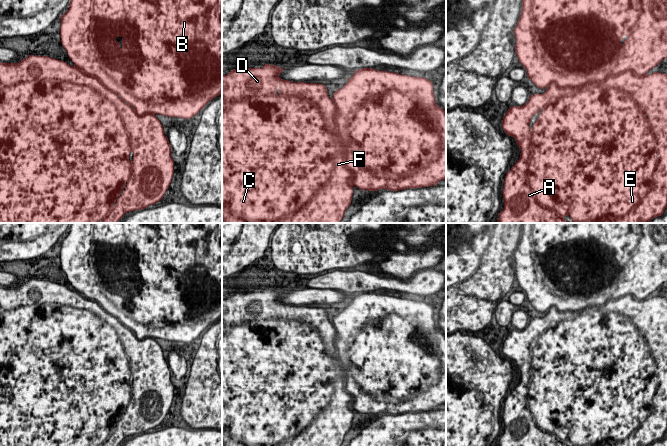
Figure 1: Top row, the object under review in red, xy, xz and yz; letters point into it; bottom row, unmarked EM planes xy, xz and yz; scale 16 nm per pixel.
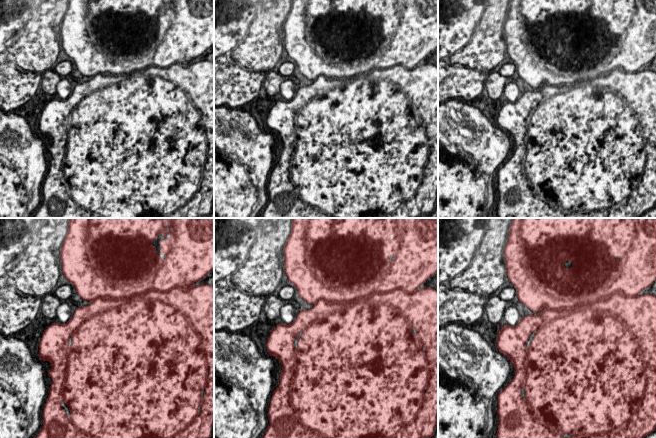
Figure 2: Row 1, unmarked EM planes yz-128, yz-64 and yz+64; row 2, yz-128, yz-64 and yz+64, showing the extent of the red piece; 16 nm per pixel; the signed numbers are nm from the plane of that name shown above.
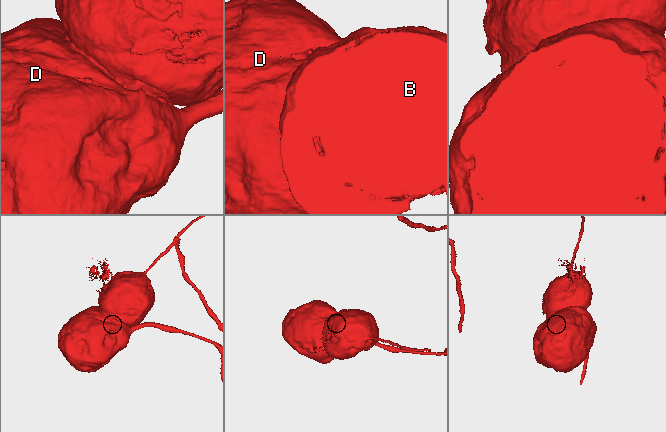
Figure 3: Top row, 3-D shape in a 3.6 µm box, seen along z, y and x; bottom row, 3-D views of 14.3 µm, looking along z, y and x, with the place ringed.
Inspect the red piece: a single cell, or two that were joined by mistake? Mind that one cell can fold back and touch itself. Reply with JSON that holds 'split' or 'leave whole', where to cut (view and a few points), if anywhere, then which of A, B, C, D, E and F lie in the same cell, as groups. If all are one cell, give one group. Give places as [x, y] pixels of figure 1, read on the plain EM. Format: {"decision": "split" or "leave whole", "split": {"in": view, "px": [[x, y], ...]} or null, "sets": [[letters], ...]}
{"decision": "split", "split": {"in": "yz", "px": [[645, 298], [622, 296], [609, 312], [592, 310], [547, 328]]}, "sets": [["A", "C", "D", "E", "F"], ["B"]]}

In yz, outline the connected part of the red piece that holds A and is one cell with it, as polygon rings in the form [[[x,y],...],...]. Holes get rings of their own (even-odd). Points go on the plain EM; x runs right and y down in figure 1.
[[[631,296],[613,302],[613,311],[603,314],[600,310],[578,315],[571,320],[561,320],[554,328],[549,328],[552,318],[570,317],[571,313],[560,313],[551,307],[543,318],[534,318],[523,330],[508,333],[502,344],[505,357],[514,361],[520,371],[520,382],[506,397],[503,423],[504,433],[499,437],[499,447],[569,447],[564,443],[569,439],[572,447],[647,447],[661,440],[667,430],[667,298],[653,296],[645,300],[635,300]],[[539,338],[538,344],[530,352],[532,341]]]

